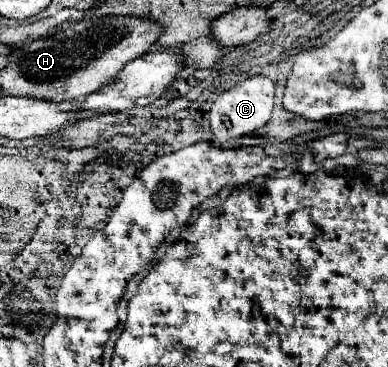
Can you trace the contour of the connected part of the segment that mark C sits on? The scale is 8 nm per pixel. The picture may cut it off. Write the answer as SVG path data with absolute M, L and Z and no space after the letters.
M265 76L247 78L245 82L223 92L211 104L211 110L209 110L209 126L211 126L211 132L215 134L215 142L225 144L231 138L241 138L263 128L271 118L273 98L275 98L275 88L271 86L271 80Z

